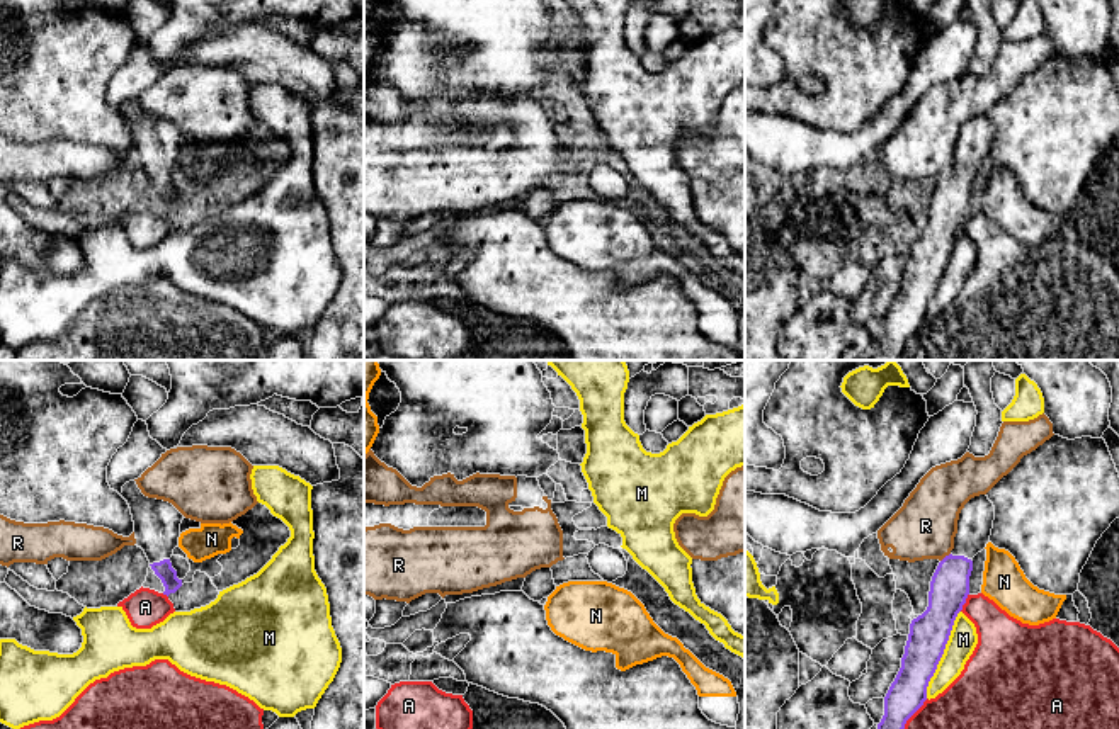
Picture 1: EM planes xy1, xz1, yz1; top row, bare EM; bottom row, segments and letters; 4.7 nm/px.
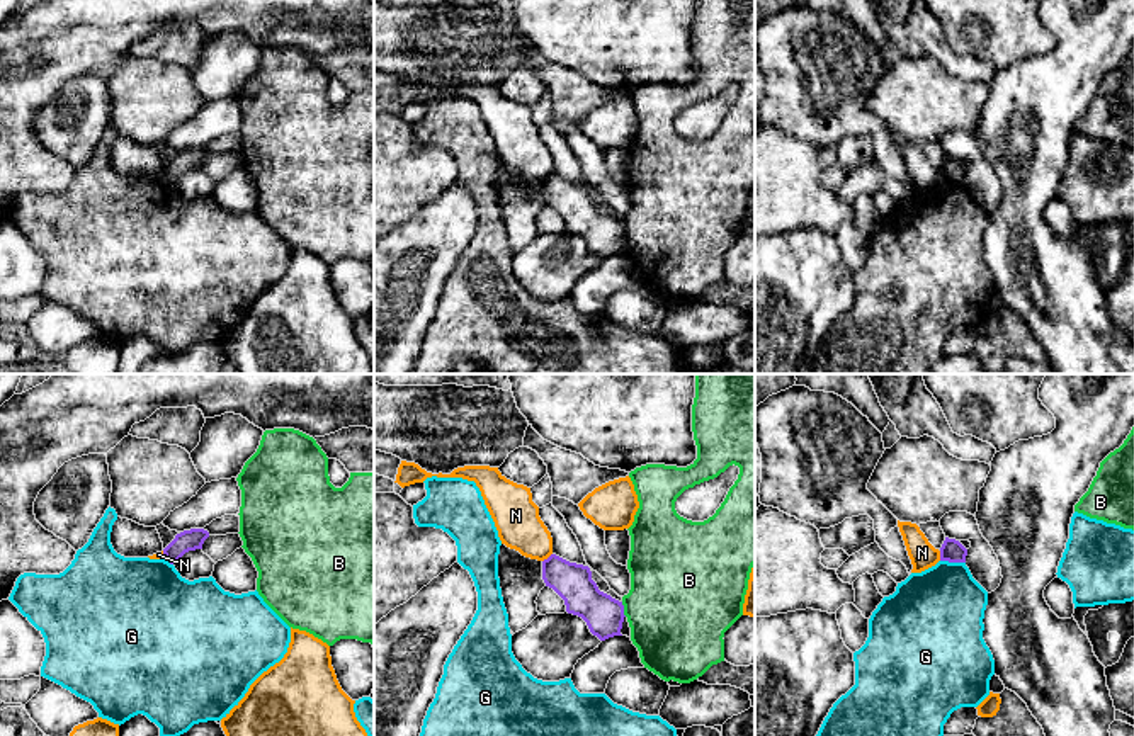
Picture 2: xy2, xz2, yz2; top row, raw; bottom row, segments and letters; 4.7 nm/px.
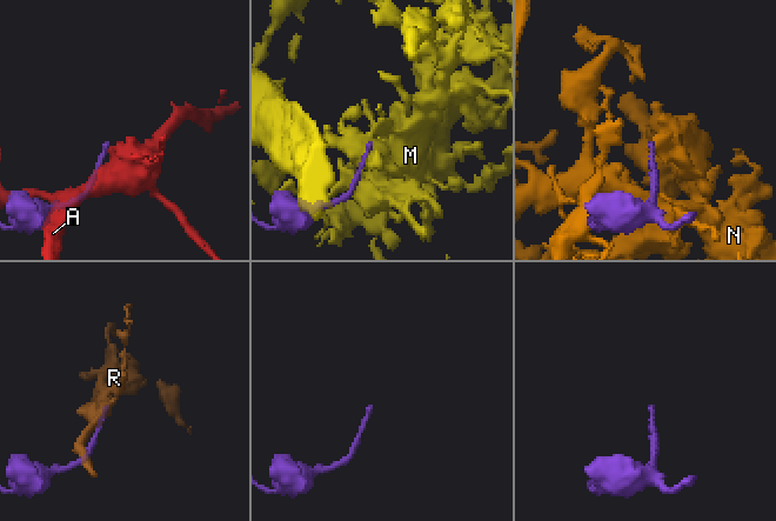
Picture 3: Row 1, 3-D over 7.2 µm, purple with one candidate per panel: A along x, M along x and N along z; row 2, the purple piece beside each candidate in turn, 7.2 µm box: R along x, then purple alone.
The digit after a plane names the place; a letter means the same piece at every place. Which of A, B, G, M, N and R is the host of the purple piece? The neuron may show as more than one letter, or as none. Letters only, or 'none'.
none

